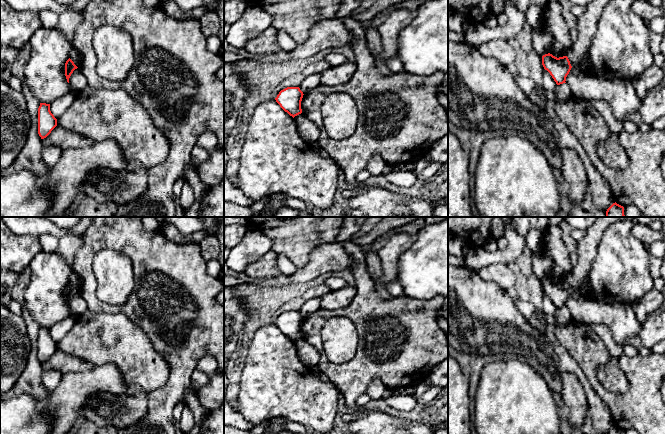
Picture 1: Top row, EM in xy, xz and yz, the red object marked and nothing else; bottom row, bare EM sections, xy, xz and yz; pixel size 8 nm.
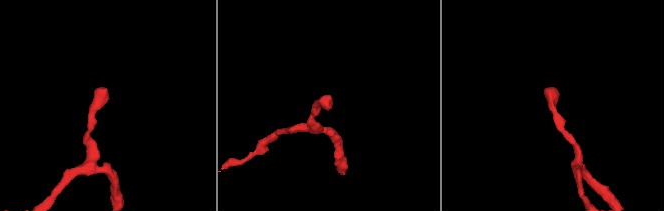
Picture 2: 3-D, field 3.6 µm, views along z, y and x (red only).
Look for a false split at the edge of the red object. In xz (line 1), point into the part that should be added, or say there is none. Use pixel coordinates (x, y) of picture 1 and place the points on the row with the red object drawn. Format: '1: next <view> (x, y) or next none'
1: next none

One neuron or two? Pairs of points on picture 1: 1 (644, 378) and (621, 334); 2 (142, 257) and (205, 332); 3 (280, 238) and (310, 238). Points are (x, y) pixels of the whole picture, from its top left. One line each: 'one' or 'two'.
1: two
2: one
3: one

